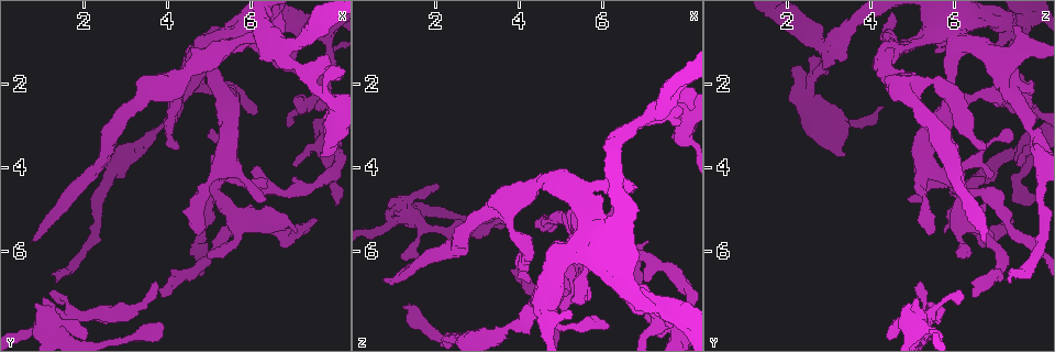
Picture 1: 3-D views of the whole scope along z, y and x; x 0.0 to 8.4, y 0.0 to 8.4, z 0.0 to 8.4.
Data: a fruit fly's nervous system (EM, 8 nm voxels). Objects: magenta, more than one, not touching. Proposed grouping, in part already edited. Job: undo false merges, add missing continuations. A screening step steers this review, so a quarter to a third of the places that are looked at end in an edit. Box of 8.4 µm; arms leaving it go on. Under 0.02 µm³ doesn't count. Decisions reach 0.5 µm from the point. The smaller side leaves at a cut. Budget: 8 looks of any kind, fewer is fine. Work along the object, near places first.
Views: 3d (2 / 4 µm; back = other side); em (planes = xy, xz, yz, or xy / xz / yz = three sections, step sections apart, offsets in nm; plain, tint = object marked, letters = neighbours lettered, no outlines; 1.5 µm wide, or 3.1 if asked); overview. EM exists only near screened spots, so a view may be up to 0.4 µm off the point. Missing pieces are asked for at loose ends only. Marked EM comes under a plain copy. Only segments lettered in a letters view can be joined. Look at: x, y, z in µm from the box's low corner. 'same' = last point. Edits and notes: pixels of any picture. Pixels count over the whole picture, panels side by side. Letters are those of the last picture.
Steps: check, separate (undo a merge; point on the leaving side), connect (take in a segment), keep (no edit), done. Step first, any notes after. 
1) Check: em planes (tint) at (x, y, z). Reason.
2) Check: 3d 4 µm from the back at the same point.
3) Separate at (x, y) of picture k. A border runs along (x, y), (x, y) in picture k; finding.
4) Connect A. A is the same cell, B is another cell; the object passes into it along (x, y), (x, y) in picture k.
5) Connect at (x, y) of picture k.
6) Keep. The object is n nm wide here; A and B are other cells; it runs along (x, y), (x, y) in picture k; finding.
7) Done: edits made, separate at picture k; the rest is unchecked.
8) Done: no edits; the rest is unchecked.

Check: em planes (letters) at (7.05, 5.50, 5.75). Thick end.

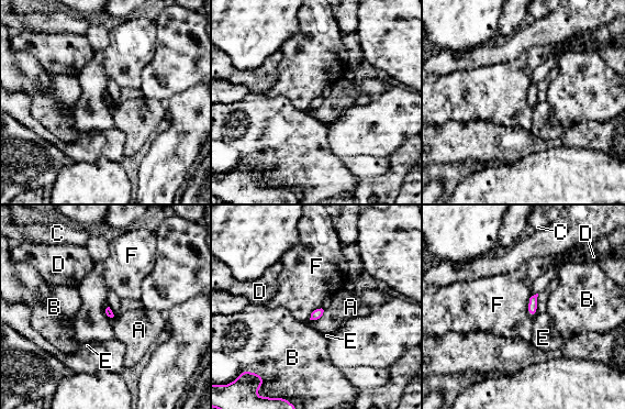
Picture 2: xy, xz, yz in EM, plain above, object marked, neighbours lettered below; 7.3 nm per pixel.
Keep. A, B, C, D, E and F are other cells; a border runs along (531, 297), (527, 312), (533, 317) in picture 2; none of them fits.

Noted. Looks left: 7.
Check: em xy step 8 (tint) at (3.85, 7.05, 6.45). Long arm stops here.

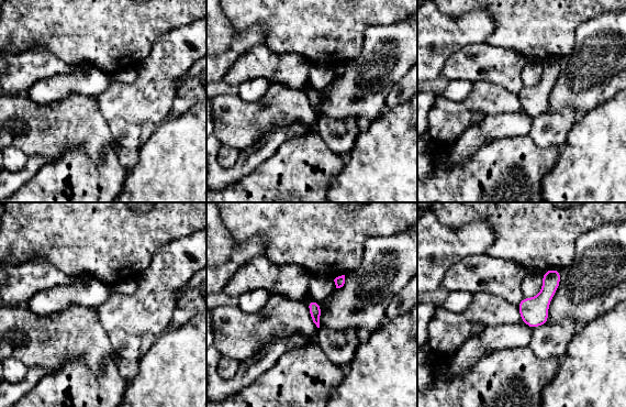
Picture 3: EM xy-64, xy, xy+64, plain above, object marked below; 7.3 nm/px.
Check: em planes (letters) at the same point. Cut it another way.

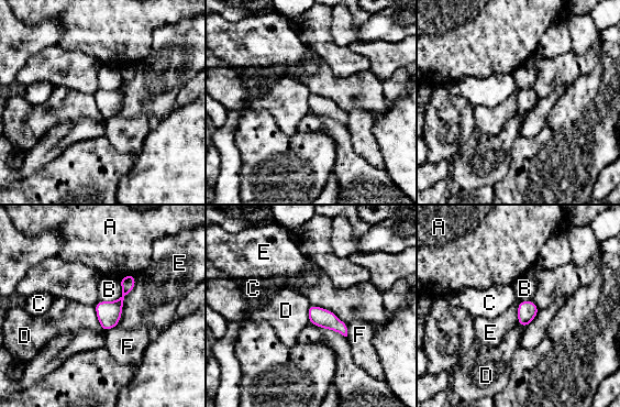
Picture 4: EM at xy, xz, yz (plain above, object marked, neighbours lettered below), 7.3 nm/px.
Keep. The longest contact is with E, 400 nm; A, B, C, D, E and F are other cells; a border runs along (93, 306), (97, 321), (102, 328) in picture 4; none of them fits.

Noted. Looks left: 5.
Check: em yz step 4 (tint) at (0.80, 5.70, 6.70). Tapers out.

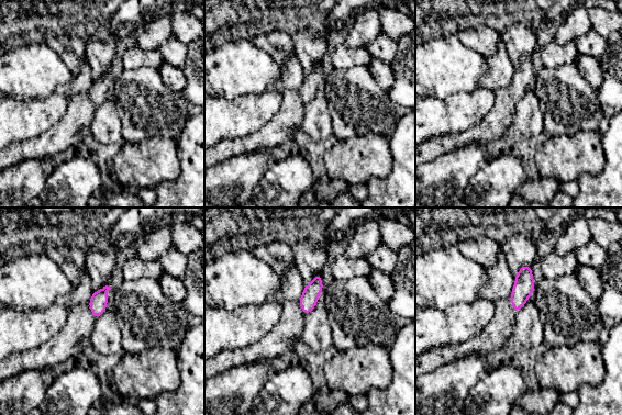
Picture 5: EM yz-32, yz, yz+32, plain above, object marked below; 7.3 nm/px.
Check: em planes (tint) at the same point. Another direction.

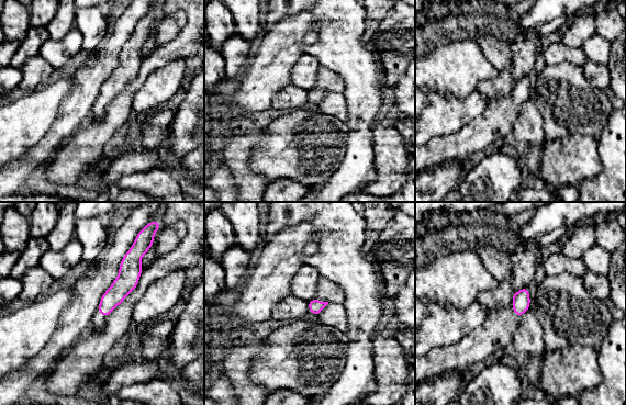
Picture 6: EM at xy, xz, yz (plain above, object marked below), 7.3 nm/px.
Check: em planes (letters) at the same point. What lies round it.

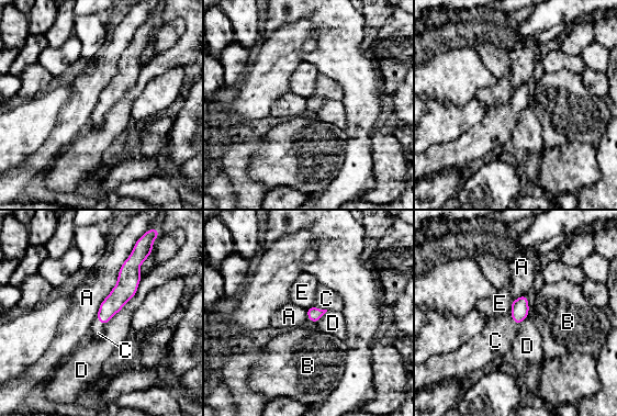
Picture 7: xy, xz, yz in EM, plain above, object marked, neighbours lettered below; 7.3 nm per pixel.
Connect at (326, 299) of picture 7. C is the same cell, A, B, D and E are other cells; the object passes into it along (314, 314), (321, 308), (326, 299) in picture 7; the cell continues.

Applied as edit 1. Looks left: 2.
Done: edits made, connect at picture 7; the rest is unchecked.

